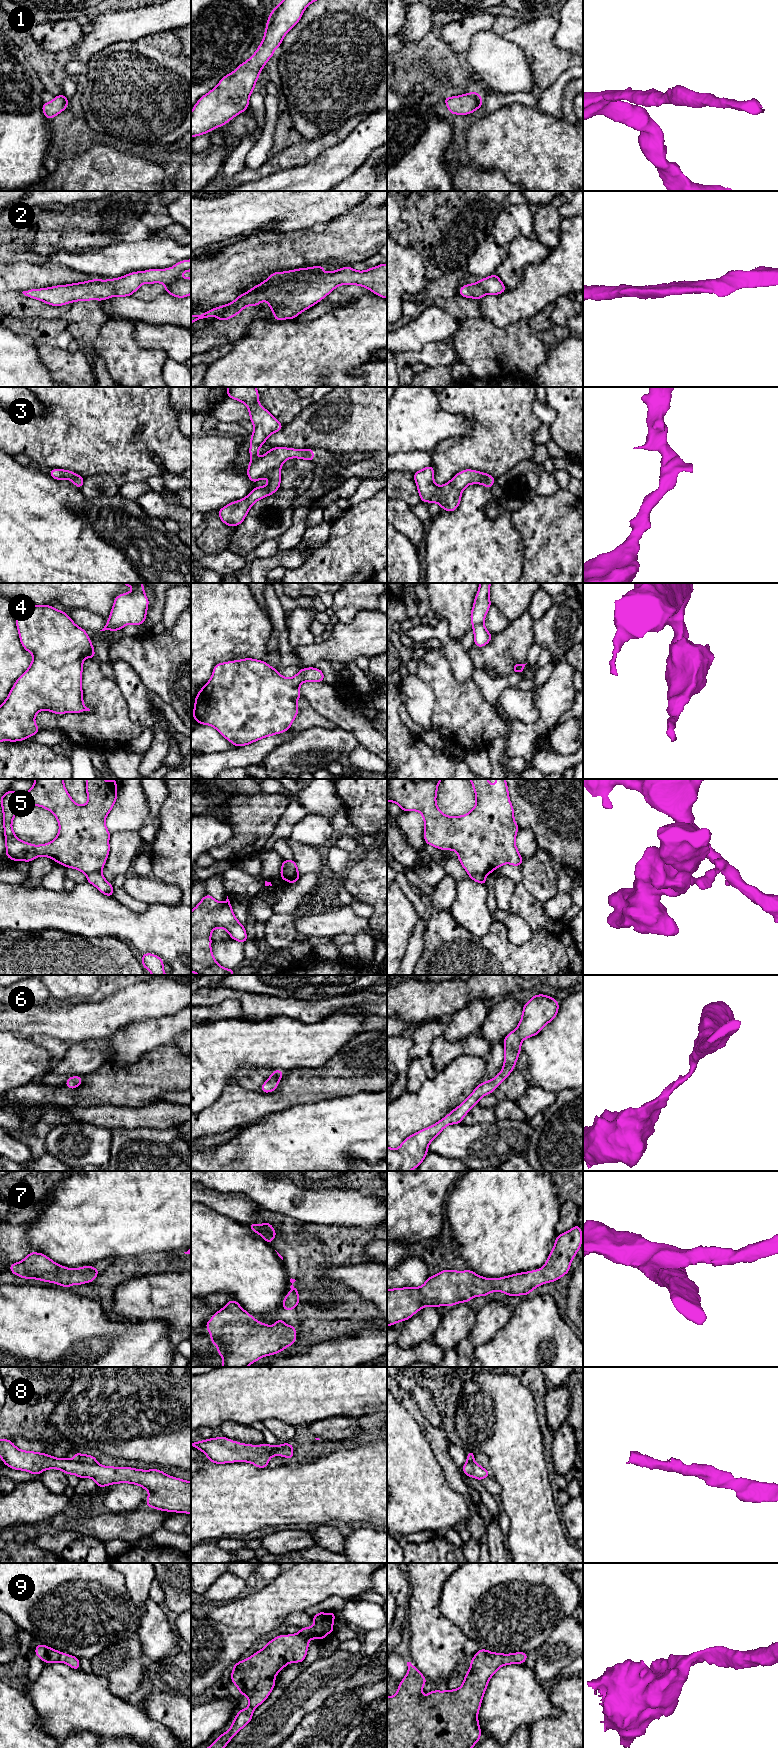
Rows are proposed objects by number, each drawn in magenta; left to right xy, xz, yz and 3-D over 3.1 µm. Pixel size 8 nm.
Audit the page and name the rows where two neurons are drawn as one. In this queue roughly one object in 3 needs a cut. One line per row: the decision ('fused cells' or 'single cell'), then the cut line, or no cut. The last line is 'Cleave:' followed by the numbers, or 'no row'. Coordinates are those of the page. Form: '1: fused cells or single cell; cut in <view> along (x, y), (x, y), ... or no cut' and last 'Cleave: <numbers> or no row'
1: single cell; no cut
2: single cell; no cut
3: single cell; no cut
4: single cell; no cut
5: fused cells; cut in xz along (287, 860), (285, 873), (289, 881)
6: single cell; no cut
7: single cell; no cut
8: fused cells; cut in xy along (71, 1459), (77, 1462), (97, 1463)
9: single cell; no cut
Cleave: 5, 8

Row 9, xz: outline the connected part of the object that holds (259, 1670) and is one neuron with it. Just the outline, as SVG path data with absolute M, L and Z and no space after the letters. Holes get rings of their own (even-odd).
M320 1611L318 1614L312 1616L315 1623L313 1627L299 1628L300 1632L298 1634L279 1635L273 1640L267 1642L260 1651L233 1665L230 1680L238 1688L241 1695L248 1697L249 1706L246 1709L239 1710L234 1721L231 1723L230 1729L220 1735L208 1748L225 1748L229 1741L243 1727L252 1721L253 1711L261 1703L266 1701L275 1687L275 1677L277 1673L289 1663L302 1663L305 1660L309 1647L309 1639L321 1639L324 1641L327 1634L335 1633L333 1630L335 1614L335 1611L331 1611L330 1614L325 1614L323 1611Z

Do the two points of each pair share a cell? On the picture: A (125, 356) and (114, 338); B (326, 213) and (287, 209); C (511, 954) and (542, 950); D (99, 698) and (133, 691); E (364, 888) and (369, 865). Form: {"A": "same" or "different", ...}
{"A": "same", "B": "same", "C": "same", "D": "different", "E": "same"}

